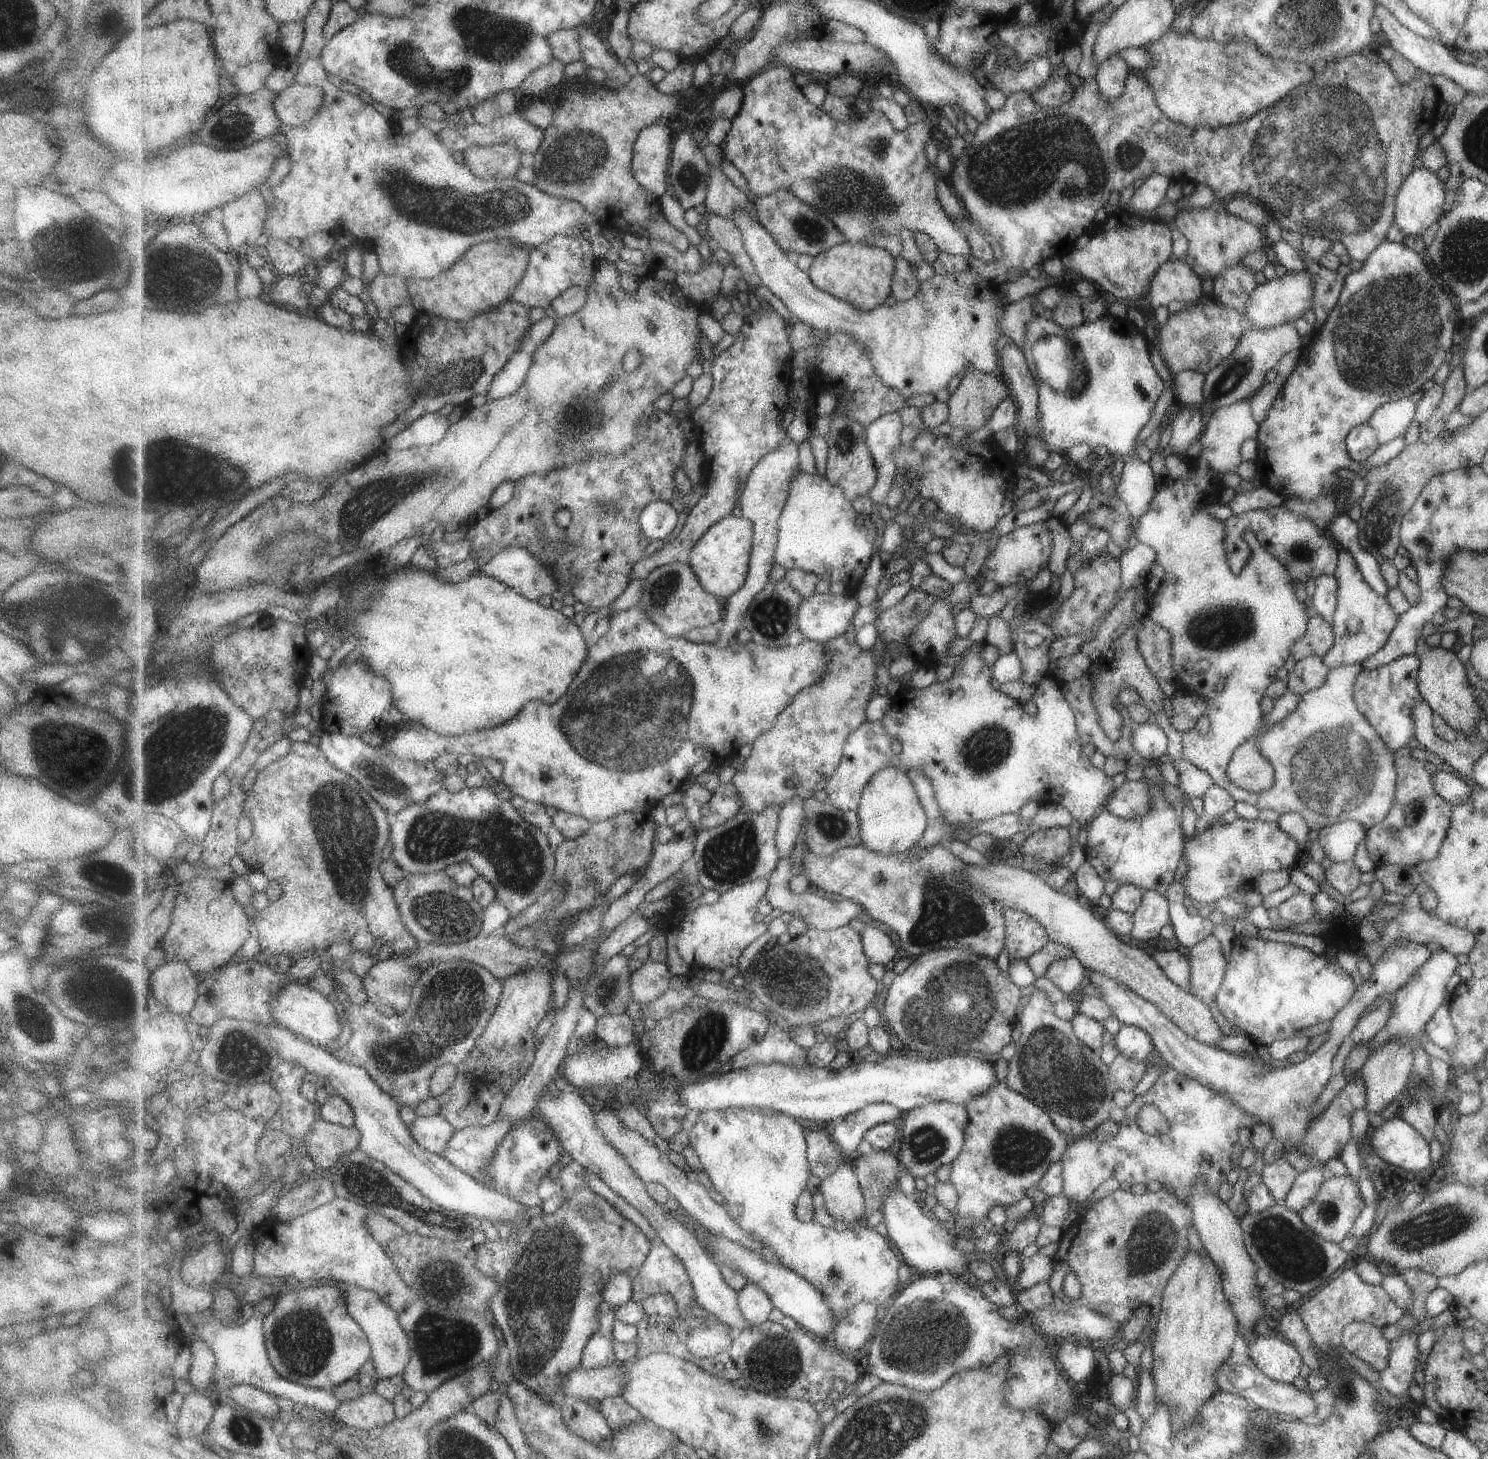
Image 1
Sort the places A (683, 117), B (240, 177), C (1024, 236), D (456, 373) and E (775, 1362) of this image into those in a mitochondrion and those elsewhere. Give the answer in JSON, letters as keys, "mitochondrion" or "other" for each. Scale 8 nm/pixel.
{"A":"other","B":"other","C":"other","D":"mitochondrion","E":"mitochondrion"}

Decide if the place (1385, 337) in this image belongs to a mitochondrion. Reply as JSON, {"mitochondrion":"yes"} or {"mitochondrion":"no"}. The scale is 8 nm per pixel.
{"mitochondrion":"yes"}

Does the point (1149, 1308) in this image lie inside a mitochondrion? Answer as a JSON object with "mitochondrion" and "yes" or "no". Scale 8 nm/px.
{"mitochondrion":"no"}

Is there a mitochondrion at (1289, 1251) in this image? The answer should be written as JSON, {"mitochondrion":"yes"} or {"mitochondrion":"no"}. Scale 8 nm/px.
{"mitochondrion":"yes"}

